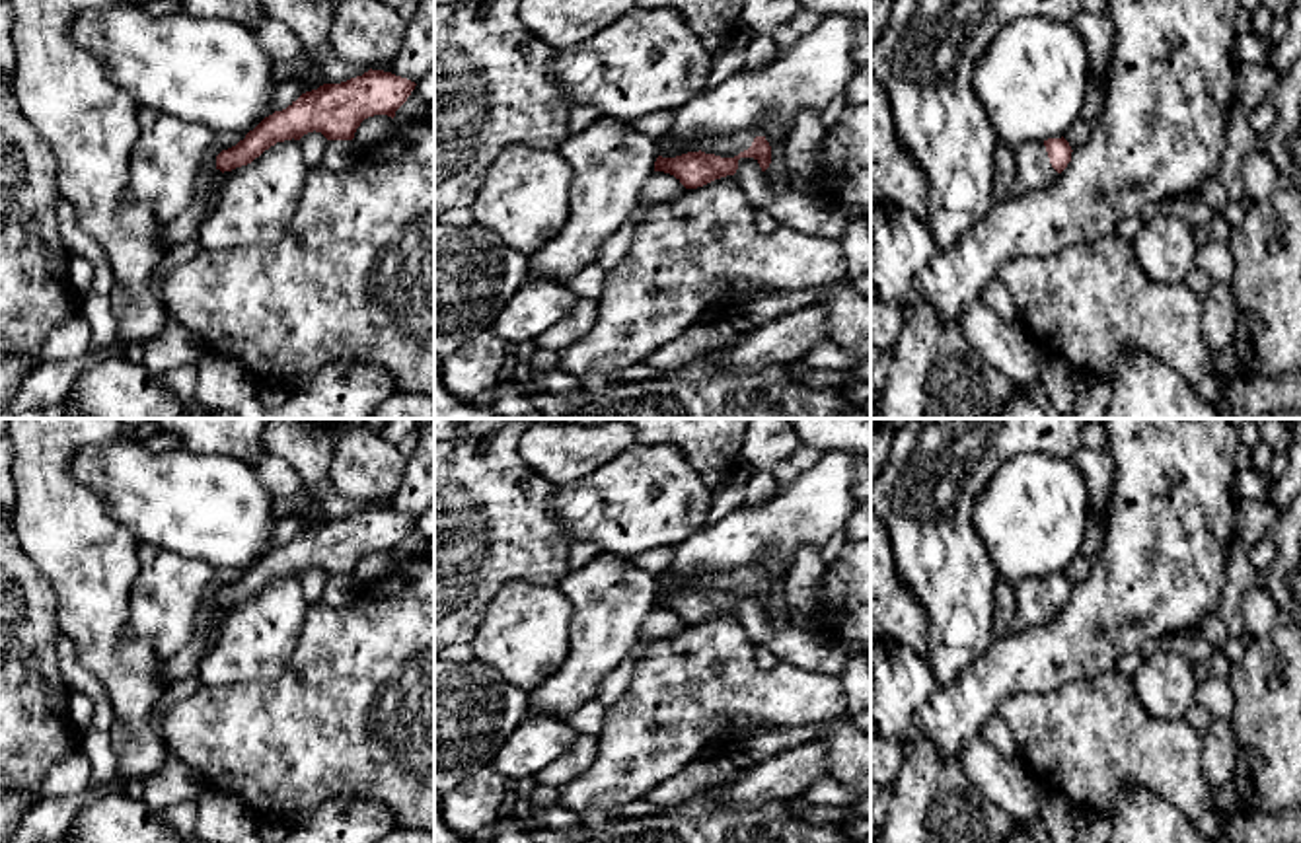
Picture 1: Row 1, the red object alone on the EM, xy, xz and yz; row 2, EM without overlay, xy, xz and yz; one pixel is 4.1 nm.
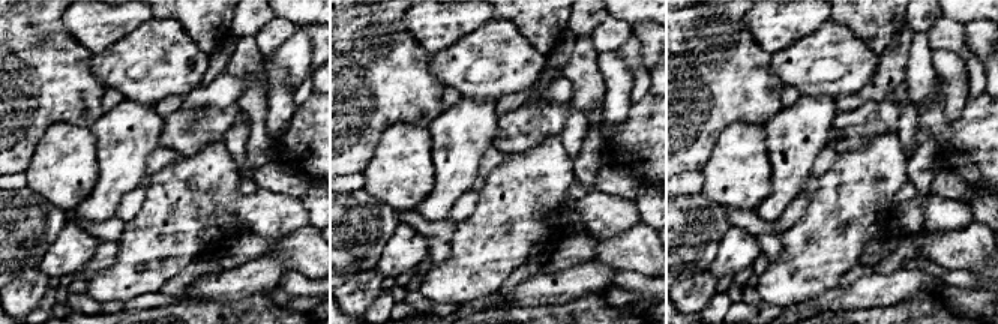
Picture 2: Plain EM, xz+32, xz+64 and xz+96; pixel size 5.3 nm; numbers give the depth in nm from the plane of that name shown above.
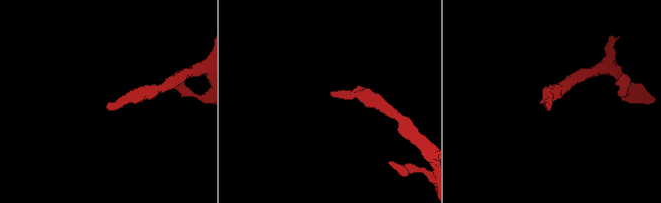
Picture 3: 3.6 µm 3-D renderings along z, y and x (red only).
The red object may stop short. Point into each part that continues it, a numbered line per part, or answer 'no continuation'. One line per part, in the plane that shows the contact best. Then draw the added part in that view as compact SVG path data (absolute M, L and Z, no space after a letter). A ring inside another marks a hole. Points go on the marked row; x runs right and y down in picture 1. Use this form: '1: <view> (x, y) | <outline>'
1: xz (727, 146) | M736 132L730 136L707 138L701 144L701 152L715 154L721 158L734 158L740 152L748 150L752 146L754 138L756 138L754 132Z

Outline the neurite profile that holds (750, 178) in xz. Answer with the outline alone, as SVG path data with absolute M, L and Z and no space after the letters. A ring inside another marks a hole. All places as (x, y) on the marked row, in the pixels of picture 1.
M740 158L734 179L744 189L748 202L756 210L767 210L767 206L777 199L765 183L763 171L754 158Z

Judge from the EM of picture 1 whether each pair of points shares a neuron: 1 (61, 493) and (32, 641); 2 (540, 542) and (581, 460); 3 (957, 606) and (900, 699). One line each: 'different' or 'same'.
1: different
2: different
3: different

